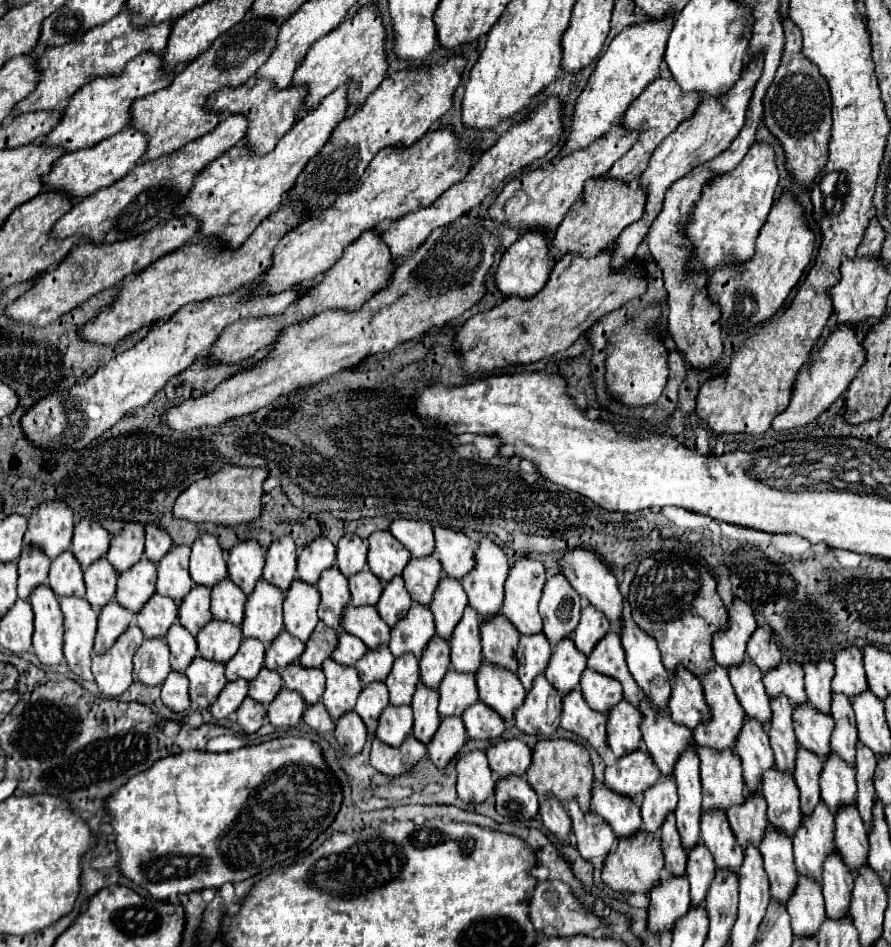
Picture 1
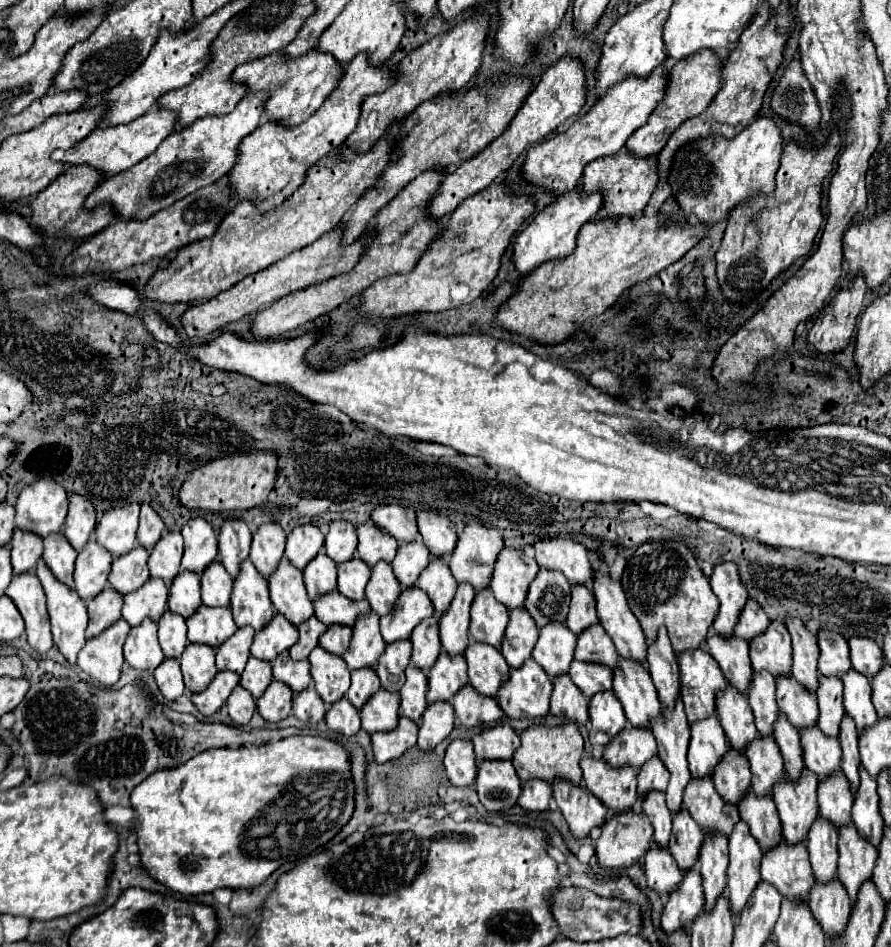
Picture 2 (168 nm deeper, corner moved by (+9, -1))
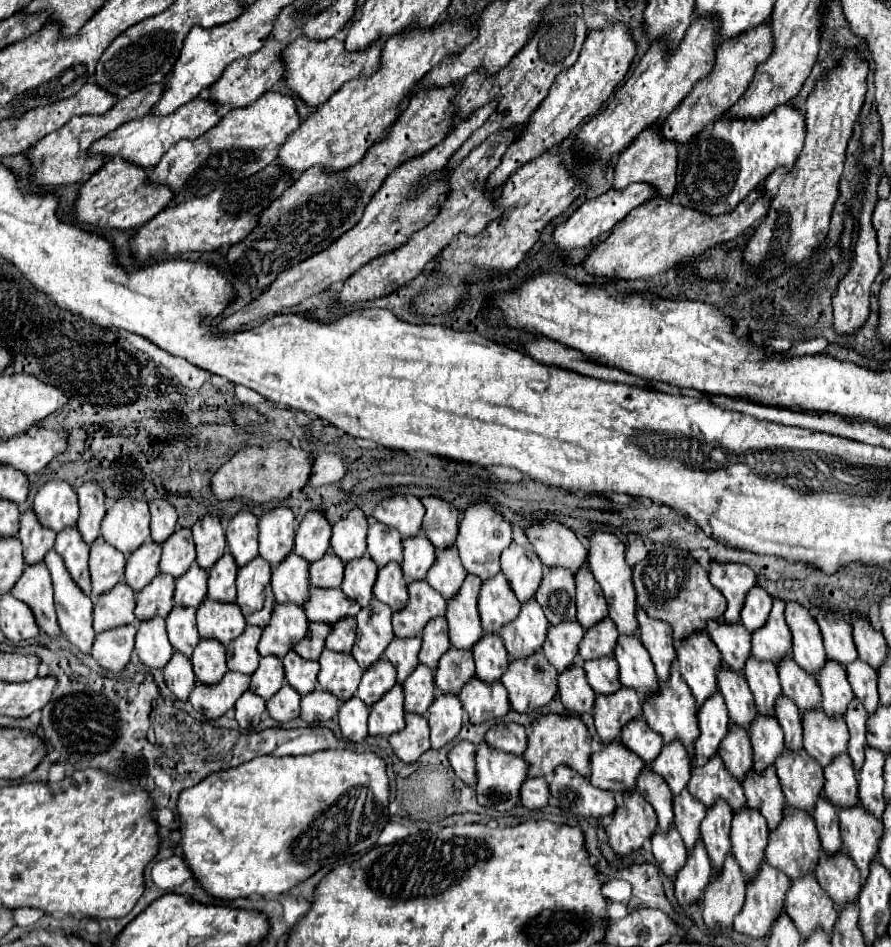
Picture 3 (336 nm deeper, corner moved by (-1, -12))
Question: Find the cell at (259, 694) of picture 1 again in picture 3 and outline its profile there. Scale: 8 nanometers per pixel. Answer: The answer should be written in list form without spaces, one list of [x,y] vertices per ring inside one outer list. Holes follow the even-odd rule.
[[[260,657],[260,665],[252,675],[250,689],[266,701],[284,685],[284,669],[278,657]]]

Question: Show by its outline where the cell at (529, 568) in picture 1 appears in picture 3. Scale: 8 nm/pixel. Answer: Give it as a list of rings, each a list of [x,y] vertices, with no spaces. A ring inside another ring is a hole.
[[[508,545],[502,551],[502,571],[508,577],[516,597],[520,603],[534,597],[540,581],[542,581],[542,561],[532,549],[522,545]]]

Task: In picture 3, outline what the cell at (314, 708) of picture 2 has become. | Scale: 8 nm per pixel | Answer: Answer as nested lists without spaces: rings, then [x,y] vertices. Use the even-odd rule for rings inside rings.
[[[316,689],[312,693],[302,695],[300,707],[302,707],[300,717],[306,723],[316,725],[316,723],[324,723],[324,721],[328,721],[328,719],[332,719],[336,715],[338,699],[336,699],[336,695],[330,695],[324,689]]]

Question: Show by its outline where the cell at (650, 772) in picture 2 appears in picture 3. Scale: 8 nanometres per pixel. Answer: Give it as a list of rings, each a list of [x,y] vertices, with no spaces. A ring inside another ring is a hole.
[[[680,739],[664,745],[660,755],[654,761],[654,773],[662,775],[666,783],[670,785],[672,793],[680,793],[686,787],[686,781],[690,781],[690,771],[694,763],[682,745]]]

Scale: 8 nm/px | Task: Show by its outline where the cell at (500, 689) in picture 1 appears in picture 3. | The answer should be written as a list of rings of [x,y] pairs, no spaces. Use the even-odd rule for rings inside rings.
[[[484,633],[484,637],[472,645],[472,653],[476,661],[476,677],[486,683],[500,681],[508,665],[508,653],[502,645],[502,637],[496,633]]]

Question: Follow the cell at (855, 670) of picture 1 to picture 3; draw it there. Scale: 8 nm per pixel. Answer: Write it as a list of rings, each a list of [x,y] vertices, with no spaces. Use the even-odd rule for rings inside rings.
[[[820,609],[816,613],[816,623],[820,625],[828,659],[838,661],[840,665],[848,665],[858,657],[856,645],[852,641],[852,627],[842,617],[842,613],[828,613]]]

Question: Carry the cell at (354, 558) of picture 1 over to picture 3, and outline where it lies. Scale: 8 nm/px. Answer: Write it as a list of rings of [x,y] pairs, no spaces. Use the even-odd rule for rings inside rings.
[[[354,507],[332,527],[332,551],[346,563],[366,553],[368,521],[362,509]]]

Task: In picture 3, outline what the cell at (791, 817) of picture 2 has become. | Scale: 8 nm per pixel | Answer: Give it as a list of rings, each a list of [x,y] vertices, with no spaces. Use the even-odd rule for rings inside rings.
[[[784,749],[784,753],[774,761],[774,767],[780,777],[786,803],[794,805],[794,809],[810,811],[824,787],[824,775],[818,761],[814,761],[814,757],[804,749]]]

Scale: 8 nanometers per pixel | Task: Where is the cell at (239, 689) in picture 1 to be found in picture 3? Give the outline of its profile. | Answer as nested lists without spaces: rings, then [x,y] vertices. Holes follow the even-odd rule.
[[[228,671],[224,679],[216,685],[196,685],[188,701],[194,705],[194,709],[202,711],[208,719],[218,719],[228,709],[234,707],[236,699],[248,689],[248,685],[250,685],[248,675]]]

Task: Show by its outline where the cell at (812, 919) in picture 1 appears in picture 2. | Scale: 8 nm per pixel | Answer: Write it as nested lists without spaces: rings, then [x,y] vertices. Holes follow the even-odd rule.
[[[780,842],[762,858],[762,880],[772,884],[784,898],[806,902],[814,888],[808,850],[804,844],[786,846]]]

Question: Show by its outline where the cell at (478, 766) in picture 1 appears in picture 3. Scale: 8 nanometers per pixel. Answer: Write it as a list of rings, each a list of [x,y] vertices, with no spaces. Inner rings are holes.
[[[458,741],[450,753],[448,753],[448,761],[456,773],[458,779],[462,779],[466,785],[474,787],[474,753],[476,753],[476,745],[470,741]]]

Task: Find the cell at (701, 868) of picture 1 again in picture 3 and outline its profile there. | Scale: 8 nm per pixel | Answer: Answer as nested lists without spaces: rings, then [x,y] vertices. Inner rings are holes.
[[[682,789],[682,793],[674,795],[672,809],[674,809],[674,825],[680,831],[686,849],[690,851],[700,837],[700,823],[706,815],[706,807],[696,797],[692,797],[688,789]]]

